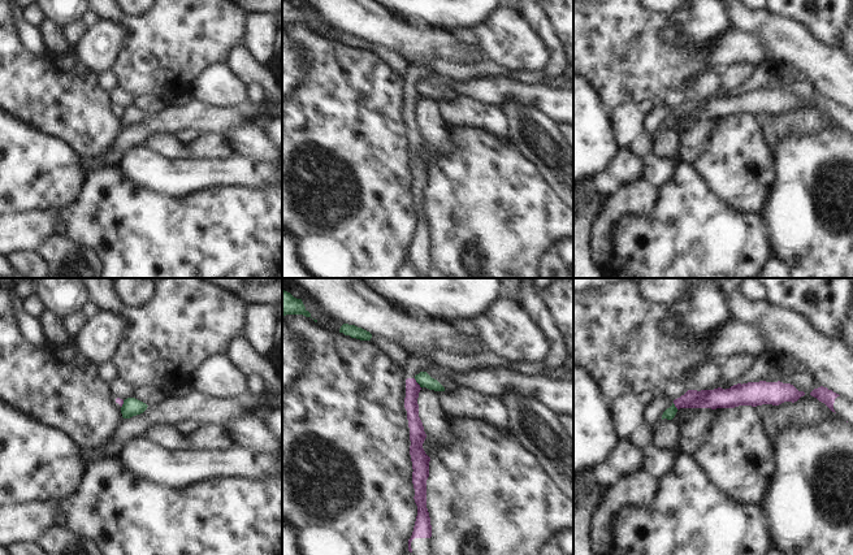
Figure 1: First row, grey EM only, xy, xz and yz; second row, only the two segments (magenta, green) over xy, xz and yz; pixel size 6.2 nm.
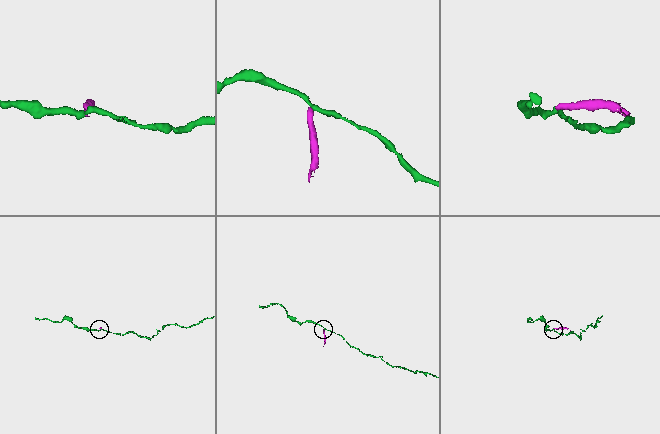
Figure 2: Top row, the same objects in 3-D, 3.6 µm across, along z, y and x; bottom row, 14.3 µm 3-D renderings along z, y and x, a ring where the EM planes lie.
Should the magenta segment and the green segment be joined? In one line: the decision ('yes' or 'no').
no

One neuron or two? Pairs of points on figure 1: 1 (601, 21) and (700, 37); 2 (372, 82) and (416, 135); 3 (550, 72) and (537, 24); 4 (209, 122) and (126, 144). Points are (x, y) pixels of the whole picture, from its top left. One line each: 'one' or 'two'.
1: one
2: two
3: one
4: one

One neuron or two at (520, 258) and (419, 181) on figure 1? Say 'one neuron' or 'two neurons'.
two neurons

